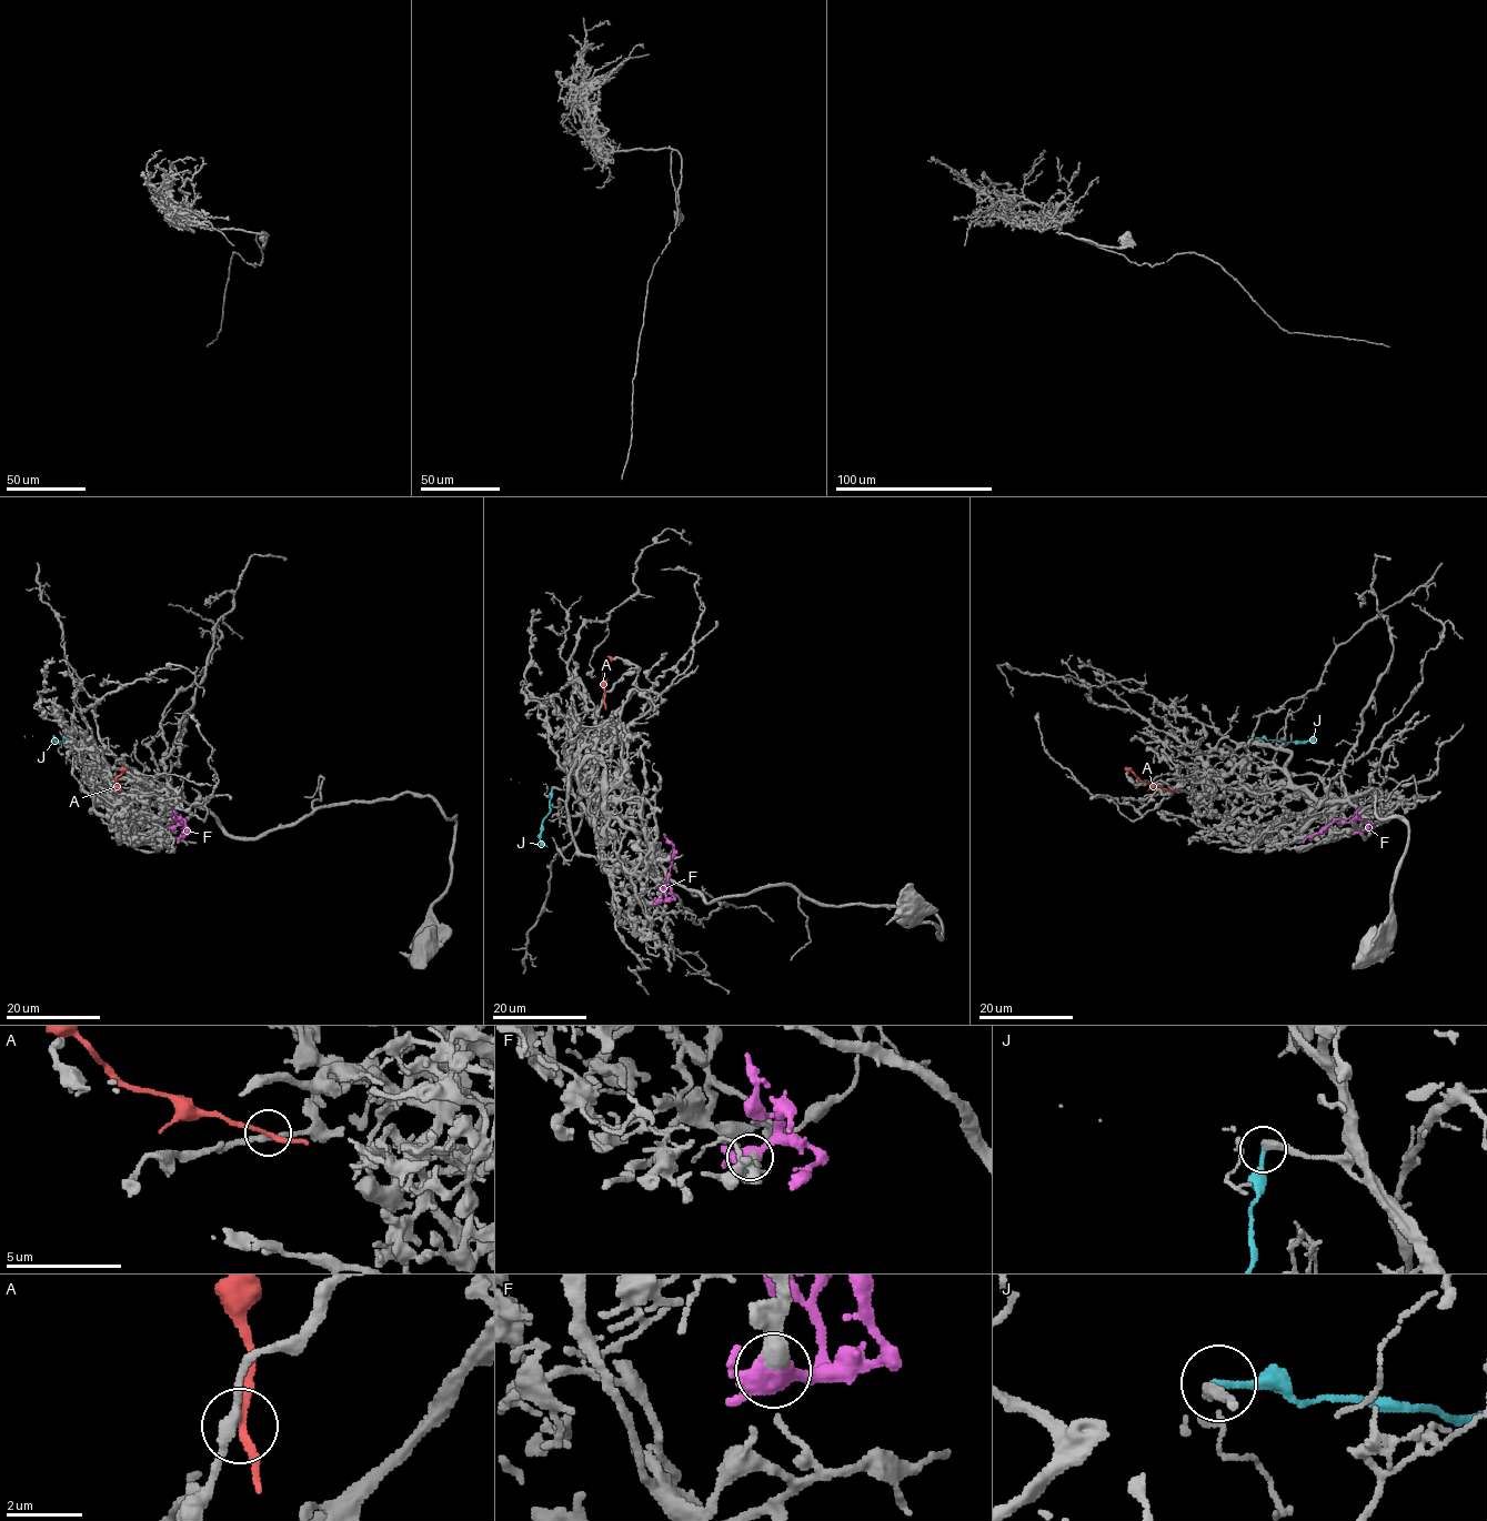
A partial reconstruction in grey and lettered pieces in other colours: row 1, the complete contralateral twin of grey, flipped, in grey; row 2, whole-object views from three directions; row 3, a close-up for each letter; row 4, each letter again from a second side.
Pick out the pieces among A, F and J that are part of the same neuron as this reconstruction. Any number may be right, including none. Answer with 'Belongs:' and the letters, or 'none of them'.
Belongs: F

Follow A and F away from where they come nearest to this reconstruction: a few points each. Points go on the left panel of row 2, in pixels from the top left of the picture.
A: (117, 791), (117, 777), (123, 767)
F: (173, 828), (178, 819), (183, 819), (187, 833), (177, 843)

